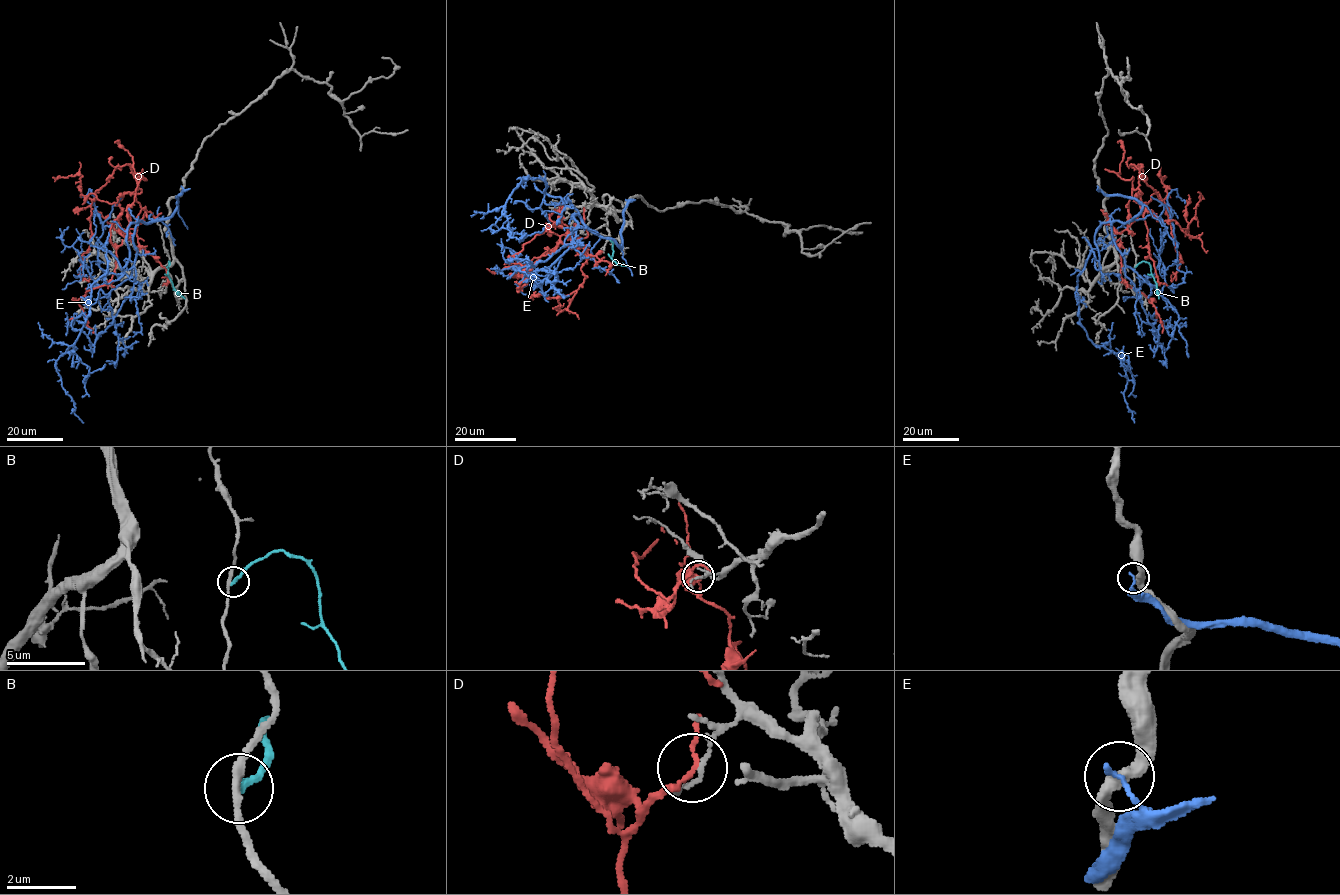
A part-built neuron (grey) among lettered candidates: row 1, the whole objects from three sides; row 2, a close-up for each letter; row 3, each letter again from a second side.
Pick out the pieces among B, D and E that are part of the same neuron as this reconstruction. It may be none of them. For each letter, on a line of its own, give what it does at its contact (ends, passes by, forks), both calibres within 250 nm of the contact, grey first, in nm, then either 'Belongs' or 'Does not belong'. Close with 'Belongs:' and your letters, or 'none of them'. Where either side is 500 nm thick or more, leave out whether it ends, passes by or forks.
B: It ends there. Thickness 240 nm (grey) against 200 nm. Does not belong
D: It passes by. Thickness 100 nm (grey) against 130 nm. Does not belong
E: It ends there. Thickness 360 nm (grey) against 150 nm. Does not belong
Belongs: none of them

